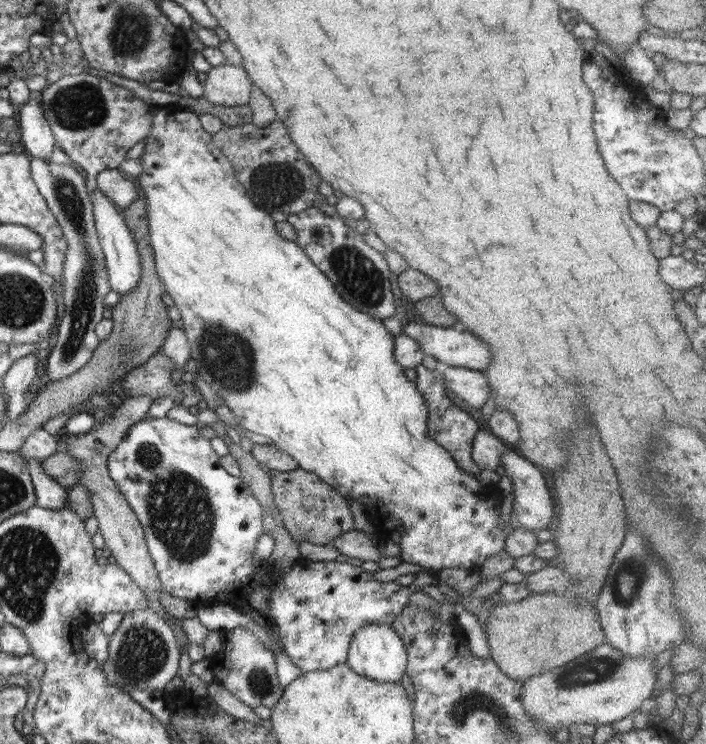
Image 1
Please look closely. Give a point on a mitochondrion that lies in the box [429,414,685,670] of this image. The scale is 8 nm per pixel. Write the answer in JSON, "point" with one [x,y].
{"point":[630,578]}

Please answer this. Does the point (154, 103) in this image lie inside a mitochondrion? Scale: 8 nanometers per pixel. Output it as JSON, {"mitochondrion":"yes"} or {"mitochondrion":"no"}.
{"mitochondrion":"no"}

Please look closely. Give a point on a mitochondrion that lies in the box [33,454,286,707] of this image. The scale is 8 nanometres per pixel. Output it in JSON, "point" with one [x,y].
{"point":[142,654]}

